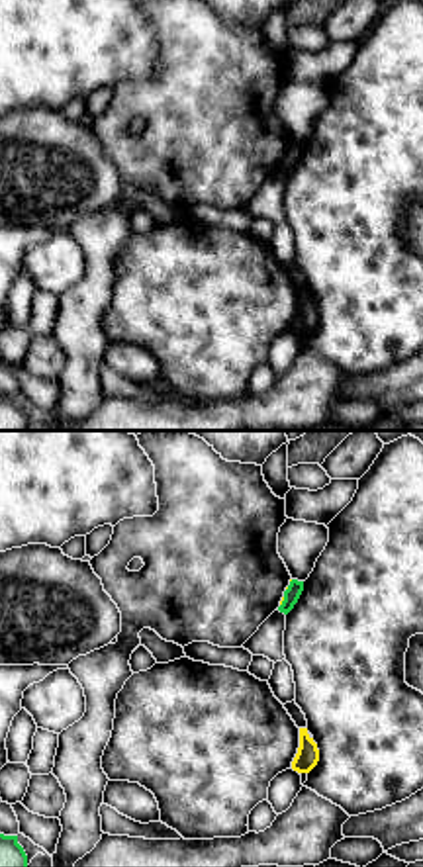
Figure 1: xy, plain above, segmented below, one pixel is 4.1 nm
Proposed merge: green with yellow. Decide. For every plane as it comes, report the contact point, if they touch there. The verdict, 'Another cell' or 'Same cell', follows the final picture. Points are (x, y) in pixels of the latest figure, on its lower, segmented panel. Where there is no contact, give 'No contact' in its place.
Touches green at (282, 601)

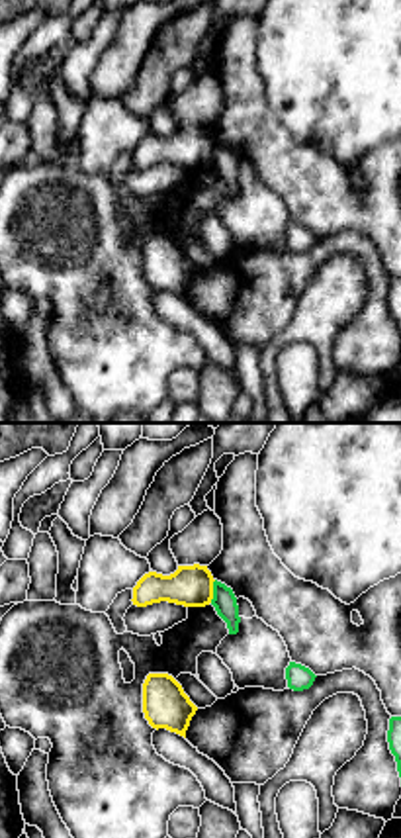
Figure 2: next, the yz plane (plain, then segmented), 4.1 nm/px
Touches green at (214, 592)

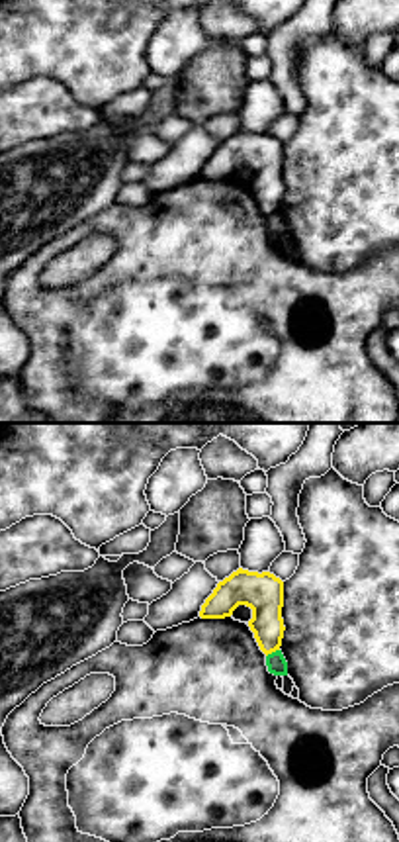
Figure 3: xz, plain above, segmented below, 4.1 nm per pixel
Touches green at (272, 653)

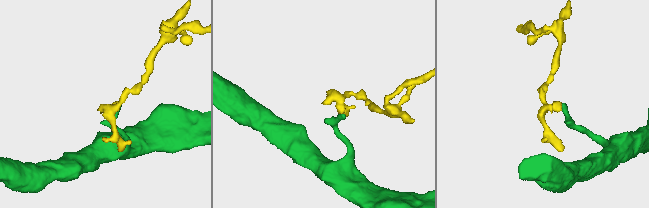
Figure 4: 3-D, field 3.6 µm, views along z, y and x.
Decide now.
Another cell

